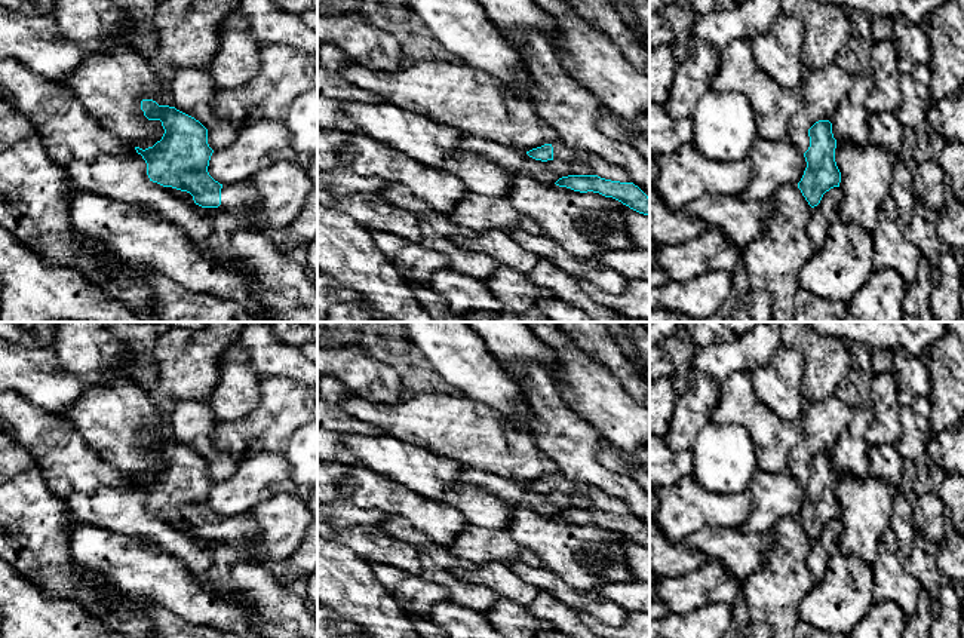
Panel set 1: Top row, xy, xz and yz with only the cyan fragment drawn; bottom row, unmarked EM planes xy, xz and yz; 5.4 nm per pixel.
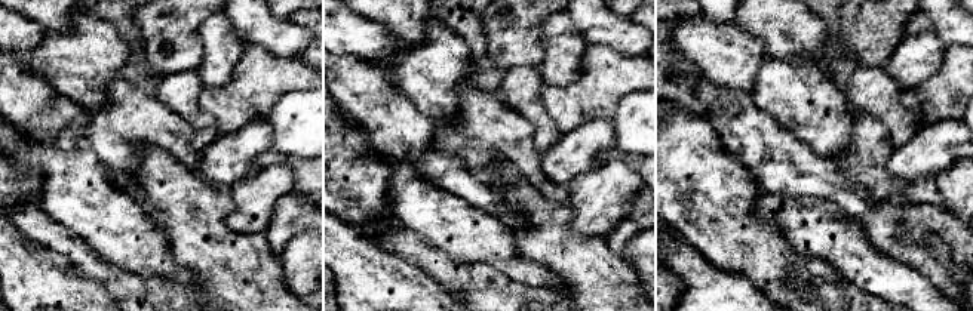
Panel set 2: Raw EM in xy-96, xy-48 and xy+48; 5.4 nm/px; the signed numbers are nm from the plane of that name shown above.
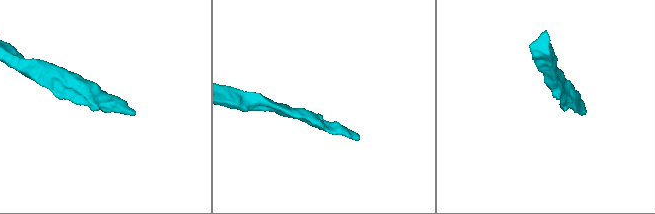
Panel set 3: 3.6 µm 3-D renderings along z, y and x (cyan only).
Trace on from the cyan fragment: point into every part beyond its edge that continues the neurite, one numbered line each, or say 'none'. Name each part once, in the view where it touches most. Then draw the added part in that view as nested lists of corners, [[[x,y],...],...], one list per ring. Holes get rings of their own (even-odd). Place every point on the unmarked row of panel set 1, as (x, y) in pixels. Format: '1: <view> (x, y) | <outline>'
1: xz (561, 482) | [[[558,469],[550,476],[553,479],[553,491],[587,497],[595,504],[595,507],[605,512],[632,515],[630,507],[624,501],[607,496],[604,491],[593,485],[574,482],[562,475]]]

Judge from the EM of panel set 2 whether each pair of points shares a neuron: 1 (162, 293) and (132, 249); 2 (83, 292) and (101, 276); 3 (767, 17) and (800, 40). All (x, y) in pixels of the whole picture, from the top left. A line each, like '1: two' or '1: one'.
1: two
2: two
3: one

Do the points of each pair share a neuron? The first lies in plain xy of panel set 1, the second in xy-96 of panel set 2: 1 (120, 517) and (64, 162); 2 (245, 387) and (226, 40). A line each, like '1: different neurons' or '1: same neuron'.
1: different neurons
2: same neuron

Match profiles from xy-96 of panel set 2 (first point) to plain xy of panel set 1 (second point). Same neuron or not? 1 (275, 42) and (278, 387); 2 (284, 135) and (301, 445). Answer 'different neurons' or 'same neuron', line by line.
1: different neurons
2: same neuron

